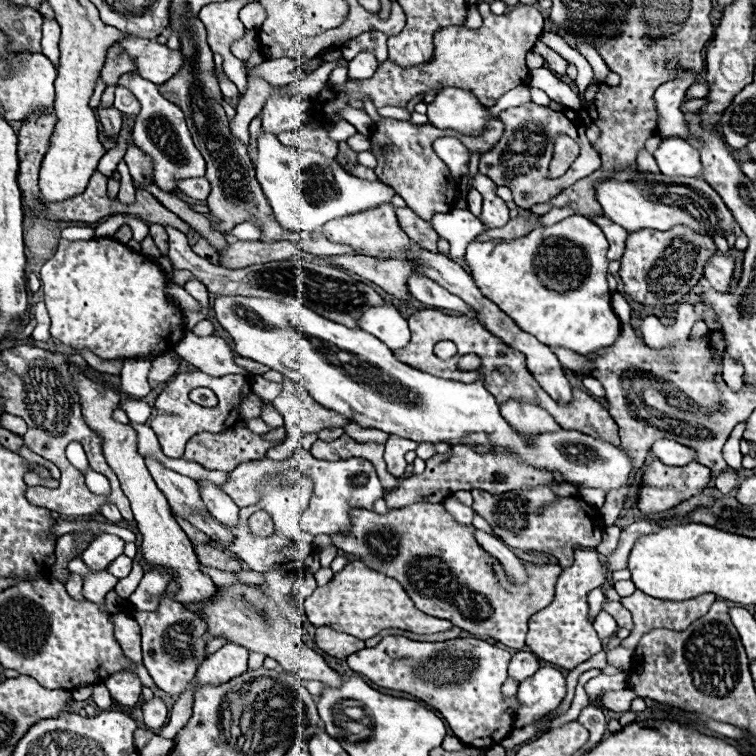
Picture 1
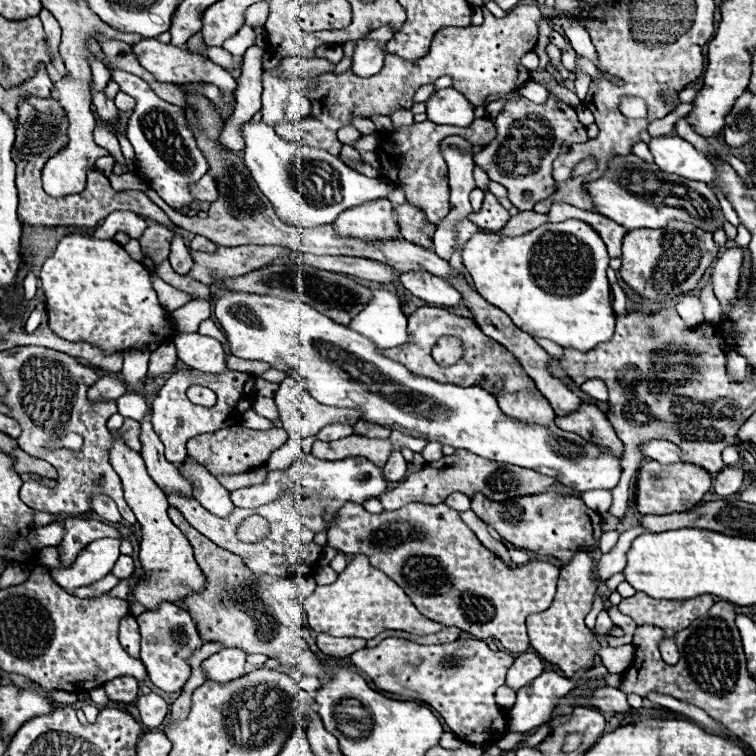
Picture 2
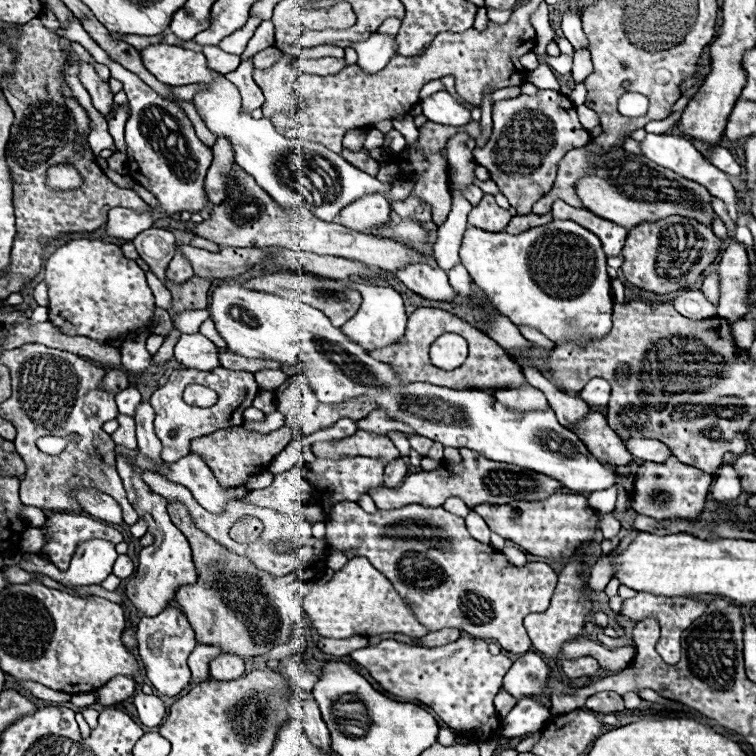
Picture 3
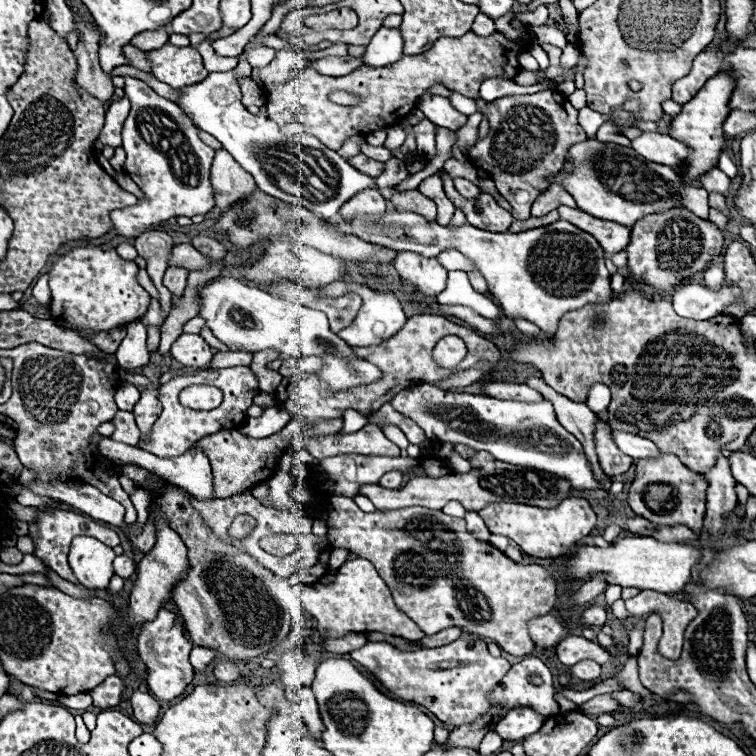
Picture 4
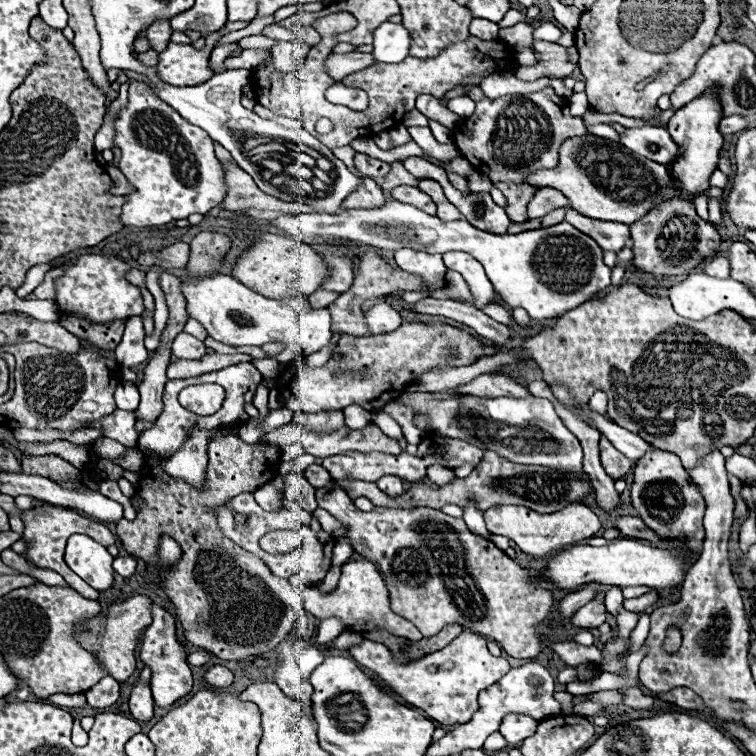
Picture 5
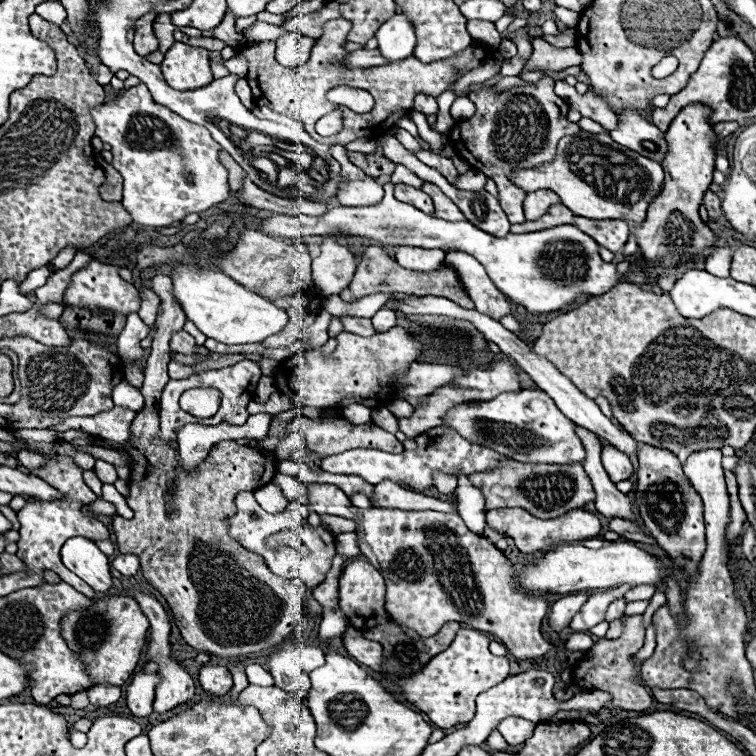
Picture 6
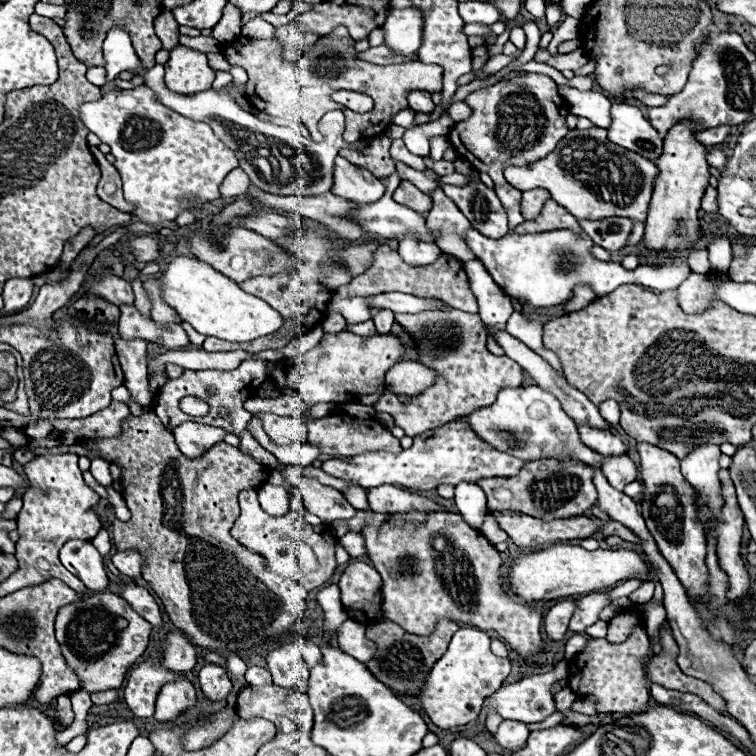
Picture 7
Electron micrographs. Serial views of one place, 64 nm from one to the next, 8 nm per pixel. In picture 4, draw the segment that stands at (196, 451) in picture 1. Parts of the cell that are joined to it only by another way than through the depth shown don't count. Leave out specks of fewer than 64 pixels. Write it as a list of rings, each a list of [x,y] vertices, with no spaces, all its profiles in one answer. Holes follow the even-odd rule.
[[[292,420],[288,426],[284,426],[280,432],[268,436],[268,438],[248,438],[242,436],[238,430],[220,430],[214,434],[205,436],[197,444],[204,453],[210,456],[210,466],[212,466],[212,482],[214,482],[214,498],[228,498],[240,492],[246,492],[260,482],[272,478],[276,474],[276,464],[280,456],[286,452],[290,446],[290,438],[300,432],[304,424],[300,420]]]

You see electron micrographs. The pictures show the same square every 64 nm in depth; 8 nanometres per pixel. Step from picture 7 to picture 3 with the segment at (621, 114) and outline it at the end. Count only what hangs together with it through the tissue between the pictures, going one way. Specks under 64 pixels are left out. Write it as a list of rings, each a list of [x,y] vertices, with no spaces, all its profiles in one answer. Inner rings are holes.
[[[646,134],[646,138],[640,140],[640,148],[642,148],[642,154],[644,154],[648,160],[652,160],[652,162],[664,166],[664,168],[670,168],[670,170],[674,170],[676,174],[680,174],[680,176],[684,176],[684,178],[688,178],[688,180],[694,180],[694,182],[702,184],[704,188],[708,188],[708,192],[710,192],[712,196],[722,198],[724,204],[726,204],[726,208],[728,208],[728,214],[732,216],[732,220],[738,220],[736,194],[734,194],[734,188],[732,188],[732,182],[730,182],[728,174],[724,174],[724,172],[718,170],[716,166],[708,164],[708,162],[704,160],[704,156],[702,156],[688,140],[684,140],[684,138],[680,138],[680,136],[672,136],[672,134]]]

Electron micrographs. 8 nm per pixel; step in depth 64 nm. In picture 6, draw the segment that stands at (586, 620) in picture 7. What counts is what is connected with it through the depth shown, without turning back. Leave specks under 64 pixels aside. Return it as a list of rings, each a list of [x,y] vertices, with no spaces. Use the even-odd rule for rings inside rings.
[[[620,586],[620,588],[612,588],[612,590],[604,590],[604,592],[594,592],[588,596],[588,600],[584,602],[584,606],[578,610],[578,614],[572,618],[570,622],[570,628],[574,632],[586,632],[590,630],[592,626],[600,624],[604,620],[604,612],[608,608],[610,602],[618,600],[618,598],[624,598],[624,594],[628,590],[632,590],[634,586]]]

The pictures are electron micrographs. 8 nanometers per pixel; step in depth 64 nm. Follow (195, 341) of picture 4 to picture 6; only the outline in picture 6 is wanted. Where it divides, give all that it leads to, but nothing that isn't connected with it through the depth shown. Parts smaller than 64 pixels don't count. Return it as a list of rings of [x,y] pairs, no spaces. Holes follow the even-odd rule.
[[[180,330],[180,332],[172,334],[172,338],[170,338],[170,350],[172,352],[180,352],[180,354],[196,354],[200,348],[196,346],[194,338],[188,332]]]

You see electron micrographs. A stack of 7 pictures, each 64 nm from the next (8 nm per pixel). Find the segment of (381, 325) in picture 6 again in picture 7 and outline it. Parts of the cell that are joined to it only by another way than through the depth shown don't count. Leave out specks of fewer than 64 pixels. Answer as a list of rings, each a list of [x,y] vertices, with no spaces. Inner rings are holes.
[[[380,310],[380,312],[376,312],[376,316],[372,320],[374,320],[380,334],[388,334],[394,324],[394,314],[390,310]]]

